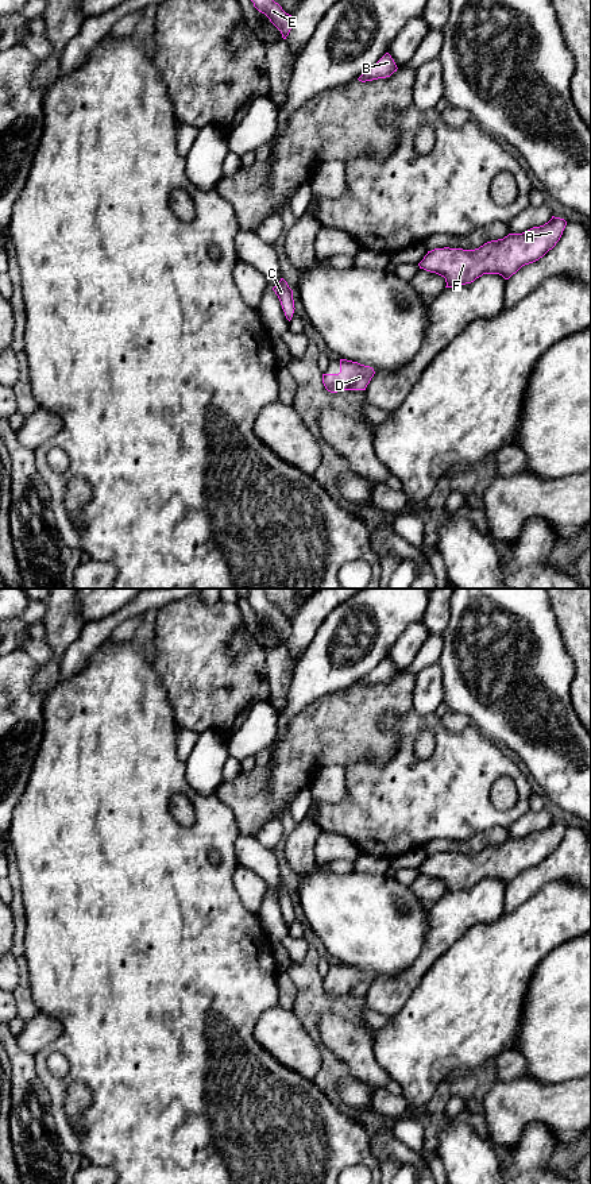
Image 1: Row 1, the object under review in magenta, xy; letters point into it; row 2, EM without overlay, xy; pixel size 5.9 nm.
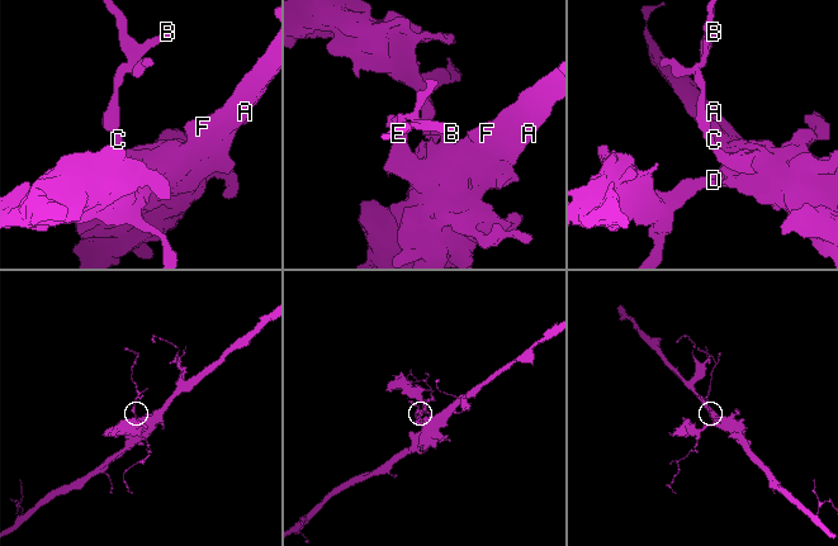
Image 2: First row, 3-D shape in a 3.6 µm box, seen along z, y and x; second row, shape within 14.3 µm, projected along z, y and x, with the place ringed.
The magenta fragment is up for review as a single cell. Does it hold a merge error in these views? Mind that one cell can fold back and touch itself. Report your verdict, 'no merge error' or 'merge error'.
no merge error

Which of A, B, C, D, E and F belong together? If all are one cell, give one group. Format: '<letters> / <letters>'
A B C D E F

